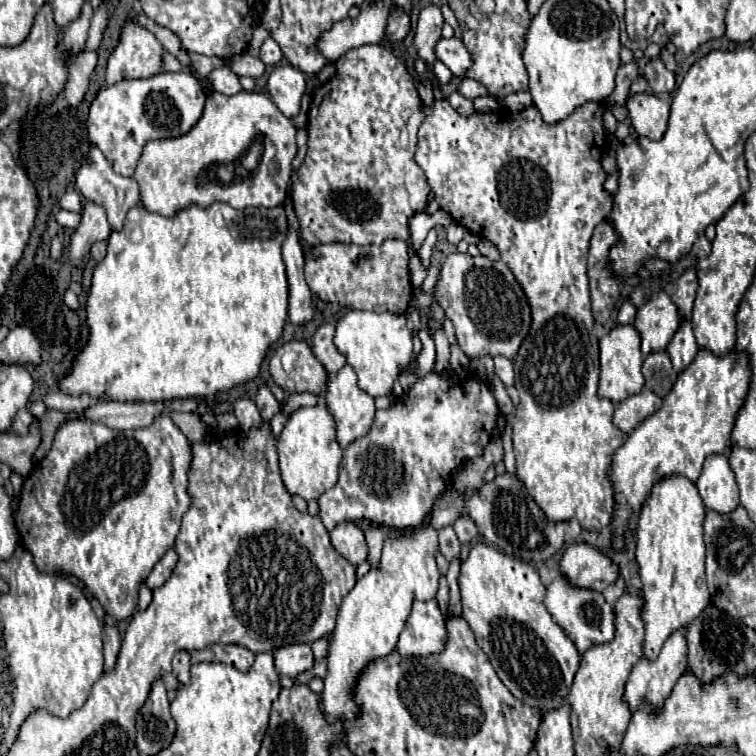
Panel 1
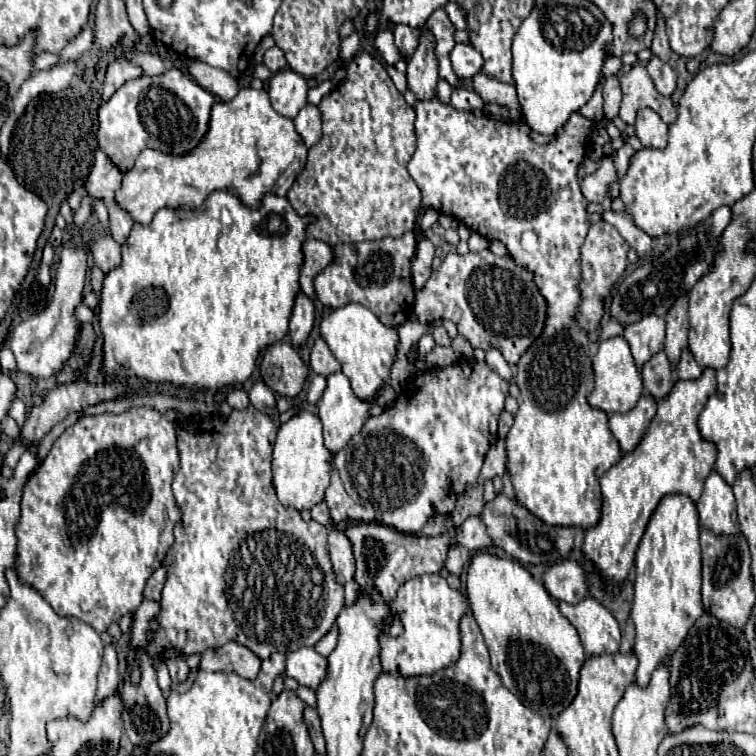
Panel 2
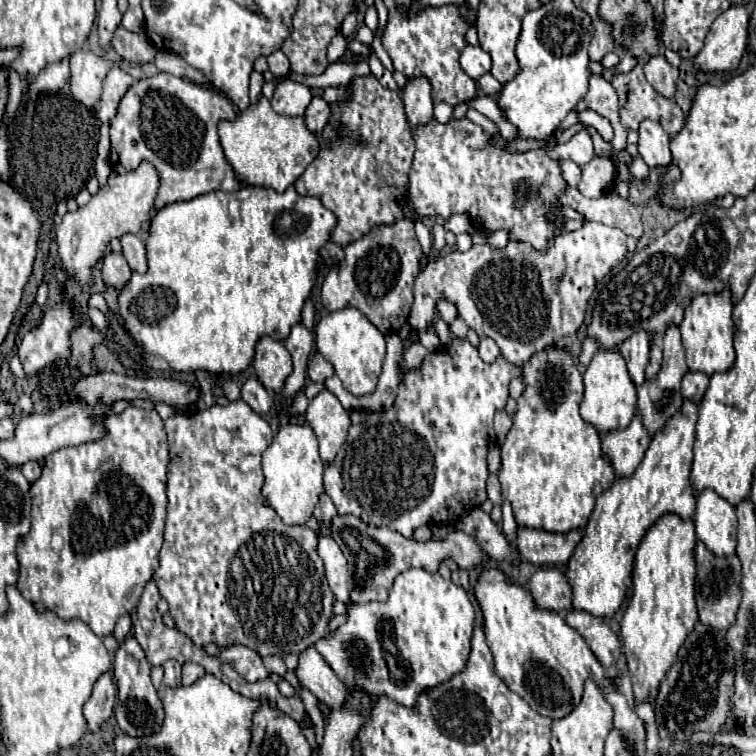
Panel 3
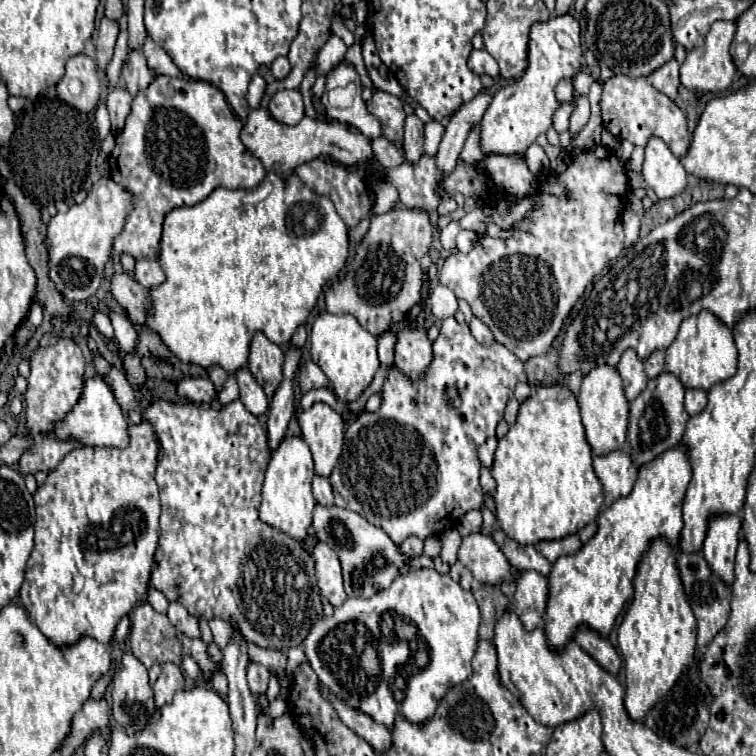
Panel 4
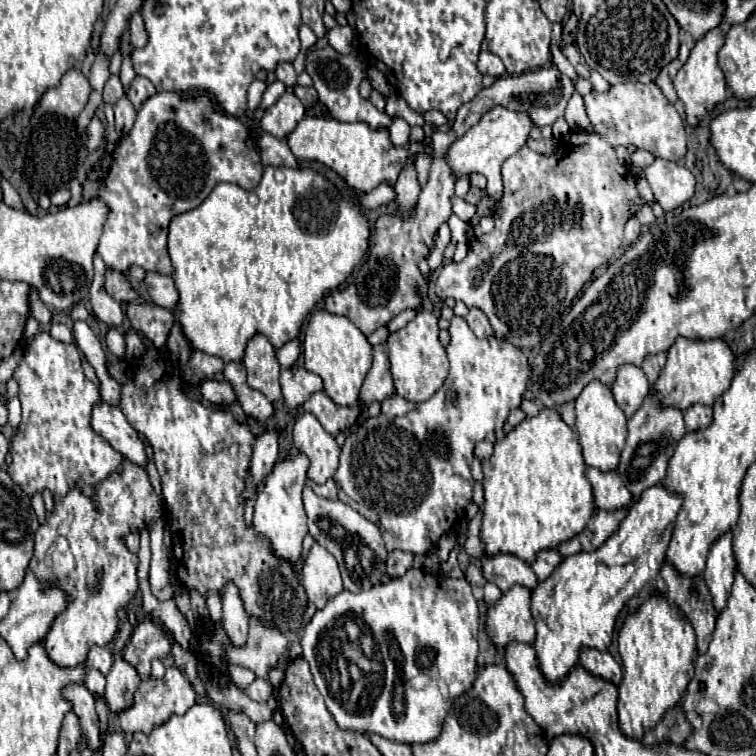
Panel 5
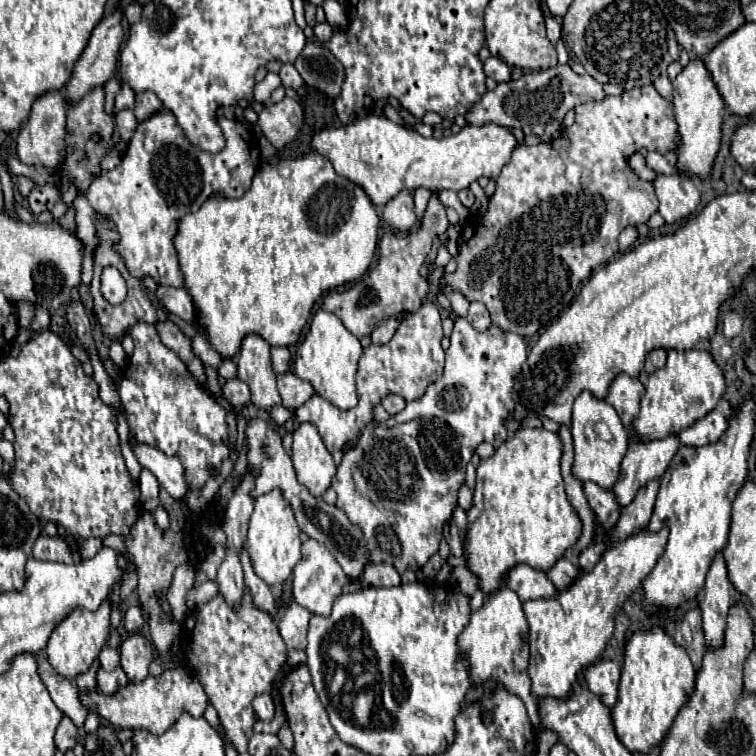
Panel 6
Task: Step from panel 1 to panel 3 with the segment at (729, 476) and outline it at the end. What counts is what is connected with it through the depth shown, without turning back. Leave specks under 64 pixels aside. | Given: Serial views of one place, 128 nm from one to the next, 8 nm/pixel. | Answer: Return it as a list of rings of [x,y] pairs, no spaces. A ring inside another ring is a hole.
[[[706,488],[698,496],[694,514],[696,536],[716,554],[730,556],[736,550],[736,512],[734,506],[714,490]]]

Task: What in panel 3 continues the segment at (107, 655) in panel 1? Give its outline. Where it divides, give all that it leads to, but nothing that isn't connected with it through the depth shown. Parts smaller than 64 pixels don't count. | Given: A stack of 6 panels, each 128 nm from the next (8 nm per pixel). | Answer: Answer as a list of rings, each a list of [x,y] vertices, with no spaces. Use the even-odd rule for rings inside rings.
[[[104,672],[94,684],[94,692],[90,700],[84,704],[84,716],[88,722],[90,732],[98,732],[102,724],[106,724],[108,716],[112,714],[116,702],[116,686],[110,672]]]

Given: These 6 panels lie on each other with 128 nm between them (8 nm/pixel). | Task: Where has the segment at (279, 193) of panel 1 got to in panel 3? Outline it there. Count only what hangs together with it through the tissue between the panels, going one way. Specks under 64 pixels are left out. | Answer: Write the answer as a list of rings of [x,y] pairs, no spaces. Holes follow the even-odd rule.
[[[264,94],[258,96],[256,104],[240,110],[234,120],[220,120],[218,136],[224,156],[240,182],[248,186],[274,188],[276,192],[284,192],[292,186],[320,150],[318,136],[308,132],[304,120],[300,116],[288,118],[274,112]],[[144,160],[136,170],[128,174],[112,172],[106,186],[100,188],[100,192],[92,196],[86,206],[78,208],[76,212],[68,212],[62,218],[62,224],[56,228],[58,252],[66,272],[72,278],[76,278],[82,284],[82,288],[88,286],[90,268],[106,254],[110,238],[120,238],[126,232],[132,232],[136,236],[144,234],[144,224],[150,220],[150,212],[154,210],[158,188],[158,172],[148,160]]]

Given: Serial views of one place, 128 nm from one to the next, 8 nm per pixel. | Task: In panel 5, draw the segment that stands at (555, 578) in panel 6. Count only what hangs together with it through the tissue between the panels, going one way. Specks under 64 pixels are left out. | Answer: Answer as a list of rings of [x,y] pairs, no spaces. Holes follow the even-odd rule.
[[[542,550],[542,552],[538,552],[534,562],[530,564],[530,568],[536,574],[538,582],[544,582],[554,572],[554,568],[560,564],[560,560],[562,560],[562,556],[556,550]]]

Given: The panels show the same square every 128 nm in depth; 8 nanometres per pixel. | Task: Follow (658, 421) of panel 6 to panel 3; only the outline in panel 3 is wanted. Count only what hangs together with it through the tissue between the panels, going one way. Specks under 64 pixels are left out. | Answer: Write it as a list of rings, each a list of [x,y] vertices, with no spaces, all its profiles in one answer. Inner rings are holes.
[[[726,288],[716,294],[696,296],[684,310],[680,324],[682,342],[686,350],[688,370],[700,370],[708,376],[714,372],[726,372],[734,364],[734,340],[732,340],[732,292]]]

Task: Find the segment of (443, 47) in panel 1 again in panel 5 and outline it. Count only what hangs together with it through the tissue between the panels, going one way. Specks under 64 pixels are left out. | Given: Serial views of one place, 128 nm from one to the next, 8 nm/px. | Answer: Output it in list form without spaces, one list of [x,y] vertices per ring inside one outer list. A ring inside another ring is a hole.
[[[480,52],[478,70],[480,70],[482,74],[490,74],[490,76],[496,76],[496,78],[506,72],[502,60],[500,60],[496,54],[492,54],[492,52]]]

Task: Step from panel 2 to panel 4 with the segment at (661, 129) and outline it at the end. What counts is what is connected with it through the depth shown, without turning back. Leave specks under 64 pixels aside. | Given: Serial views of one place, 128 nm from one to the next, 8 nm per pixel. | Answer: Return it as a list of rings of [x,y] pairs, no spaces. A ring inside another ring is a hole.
[[[652,136],[646,144],[642,174],[658,198],[672,198],[686,186],[688,174],[664,140]]]

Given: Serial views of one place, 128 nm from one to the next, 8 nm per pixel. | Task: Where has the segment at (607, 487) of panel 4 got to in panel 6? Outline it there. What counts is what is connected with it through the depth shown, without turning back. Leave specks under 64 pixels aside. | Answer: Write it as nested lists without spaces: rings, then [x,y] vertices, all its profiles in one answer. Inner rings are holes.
[[[584,482],[584,494],[588,498],[588,504],[598,516],[602,532],[608,532],[620,516],[620,504],[616,502],[614,492],[600,488],[598,484],[592,484],[592,482]]]

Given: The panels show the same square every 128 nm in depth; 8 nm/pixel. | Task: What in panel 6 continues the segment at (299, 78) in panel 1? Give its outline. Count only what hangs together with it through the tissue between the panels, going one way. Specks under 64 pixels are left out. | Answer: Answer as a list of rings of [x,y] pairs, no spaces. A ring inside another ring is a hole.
[[[282,98],[276,104],[266,106],[258,116],[258,126],[262,128],[264,136],[276,150],[282,150],[286,142],[290,142],[296,132],[300,130],[304,120],[304,112],[300,102],[292,98]]]

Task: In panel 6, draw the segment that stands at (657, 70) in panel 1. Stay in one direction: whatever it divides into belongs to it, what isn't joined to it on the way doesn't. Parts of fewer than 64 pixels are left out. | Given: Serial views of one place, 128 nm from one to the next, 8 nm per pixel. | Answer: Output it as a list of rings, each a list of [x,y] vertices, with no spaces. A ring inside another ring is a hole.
[[[666,72],[664,76],[660,76],[660,80],[656,80],[654,86],[656,86],[656,90],[658,90],[664,98],[670,98],[670,96],[672,96],[672,80],[670,80],[670,74],[668,74],[668,72]]]

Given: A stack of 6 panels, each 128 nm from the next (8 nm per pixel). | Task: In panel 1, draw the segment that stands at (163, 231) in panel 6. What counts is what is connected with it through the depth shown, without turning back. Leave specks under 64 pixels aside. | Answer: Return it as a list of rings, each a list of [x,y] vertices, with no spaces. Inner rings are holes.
[[[162,72],[146,80],[122,80],[112,86],[100,88],[94,102],[90,104],[90,114],[86,120],[88,140],[102,150],[106,160],[112,164],[114,172],[120,176],[132,176],[140,158],[140,150],[148,140],[156,138],[174,138],[186,134],[202,116],[206,102],[206,92],[198,78],[190,72]]]

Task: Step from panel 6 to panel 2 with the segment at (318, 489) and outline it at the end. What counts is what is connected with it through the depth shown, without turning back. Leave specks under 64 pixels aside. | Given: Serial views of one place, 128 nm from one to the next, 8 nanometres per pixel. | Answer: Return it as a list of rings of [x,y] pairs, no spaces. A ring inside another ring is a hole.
[[[334,372],[332,376],[328,376],[328,384],[326,384],[324,396],[322,396],[320,404],[318,404],[318,416],[320,416],[322,424],[324,424],[324,442],[326,442],[326,448],[330,452],[334,452],[334,454],[340,448],[344,448],[344,444],[356,432],[360,432],[364,422],[370,418],[370,408],[372,408],[372,402],[358,398],[352,392],[352,388],[350,388],[350,380],[342,372]]]

